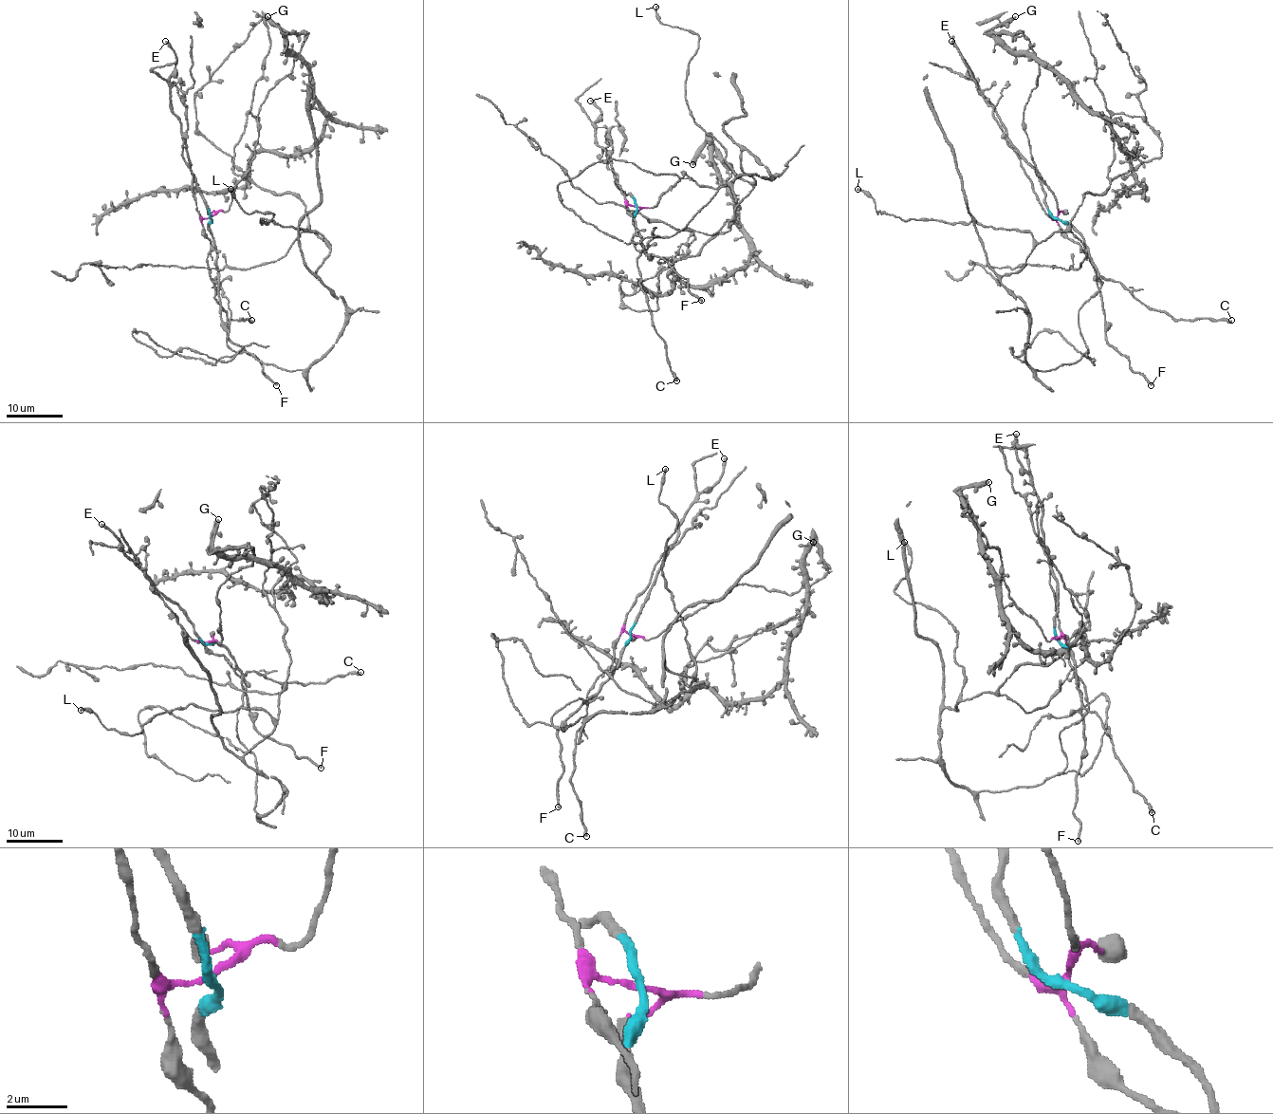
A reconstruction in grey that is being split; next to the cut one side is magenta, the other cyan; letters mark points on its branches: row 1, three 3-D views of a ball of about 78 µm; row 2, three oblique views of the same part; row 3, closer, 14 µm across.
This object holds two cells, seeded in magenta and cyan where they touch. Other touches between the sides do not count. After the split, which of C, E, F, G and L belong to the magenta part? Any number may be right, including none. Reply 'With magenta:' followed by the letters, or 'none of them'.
With magenta: G, L

